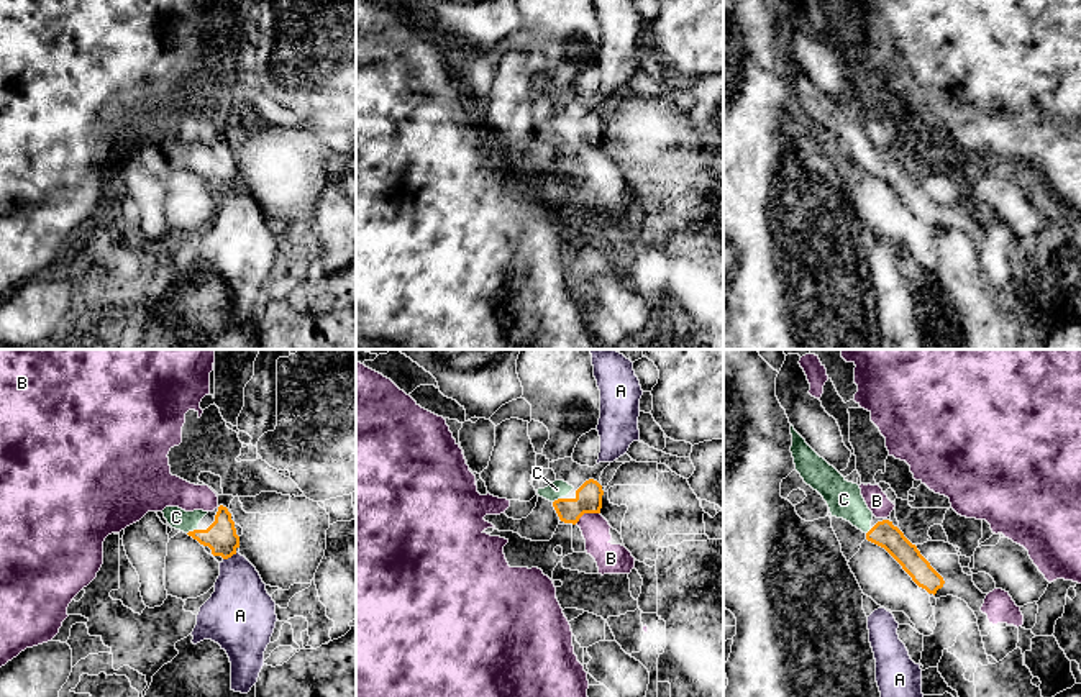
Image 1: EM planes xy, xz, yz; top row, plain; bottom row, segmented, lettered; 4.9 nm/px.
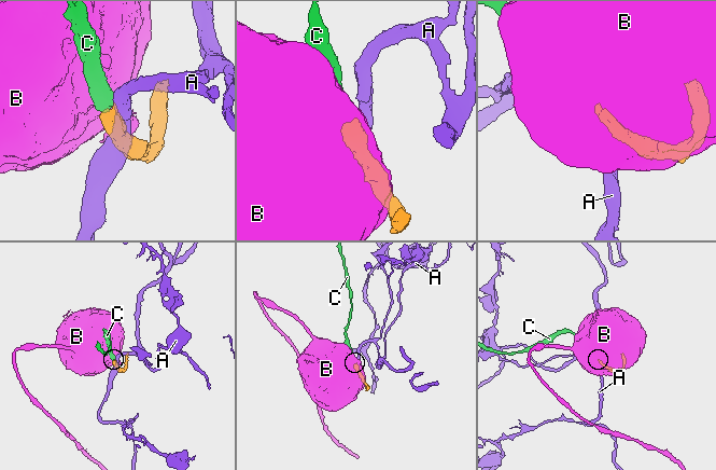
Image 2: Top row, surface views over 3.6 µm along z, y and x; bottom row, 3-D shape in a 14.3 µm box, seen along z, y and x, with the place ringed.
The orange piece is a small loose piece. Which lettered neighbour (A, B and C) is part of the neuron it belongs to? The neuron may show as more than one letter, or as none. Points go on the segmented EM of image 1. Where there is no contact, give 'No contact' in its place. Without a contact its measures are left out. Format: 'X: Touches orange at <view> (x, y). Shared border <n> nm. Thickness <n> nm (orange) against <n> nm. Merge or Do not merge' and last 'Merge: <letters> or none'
A: Touches orange at xy (230, 556). Shared border 80 nm. Thickness 160 nm (orange) against 300 nm. Do not merge
B: Touches orange at xz (586, 512). Shared border 140 nm. Thickness 130 nm (orange) against 140 nm. Do not merge
C: Touches orange at xy (194, 530). Shared border 60 nm. Thickness 160 nm (orange) against 100 nm. Merge
Merge: C

